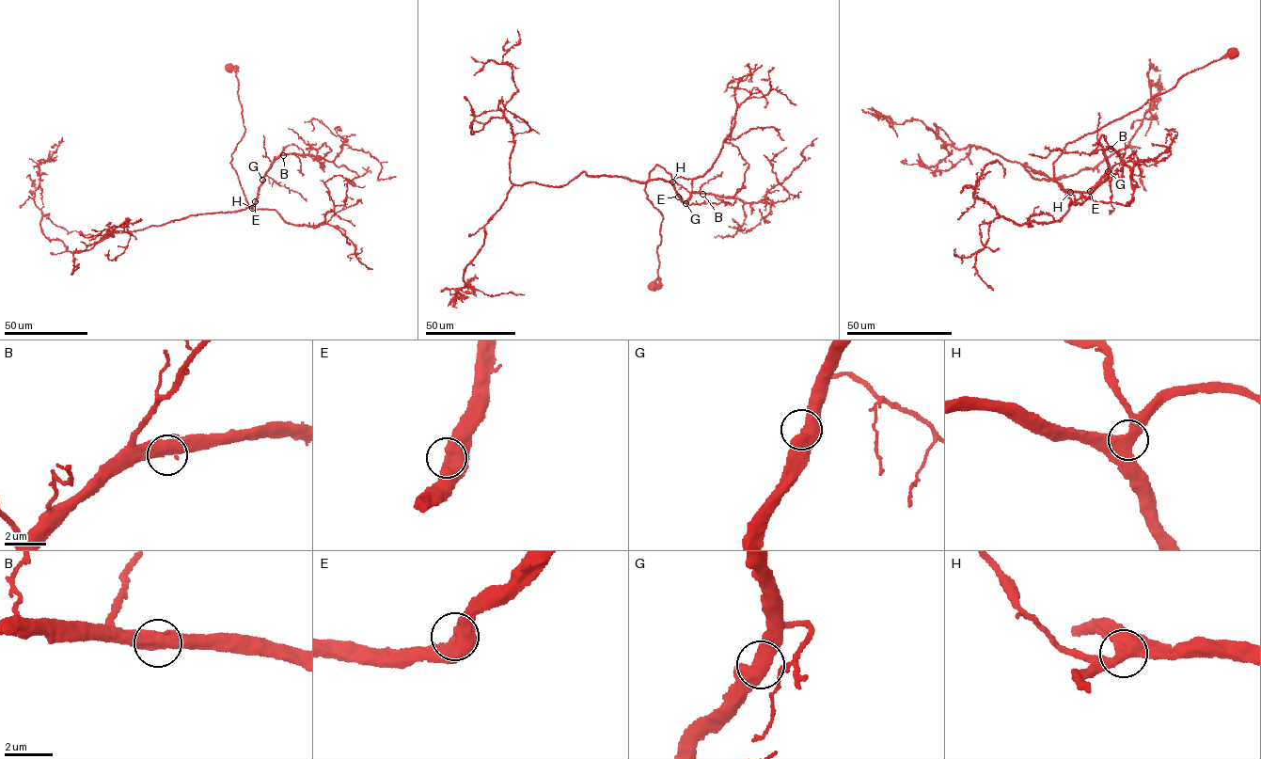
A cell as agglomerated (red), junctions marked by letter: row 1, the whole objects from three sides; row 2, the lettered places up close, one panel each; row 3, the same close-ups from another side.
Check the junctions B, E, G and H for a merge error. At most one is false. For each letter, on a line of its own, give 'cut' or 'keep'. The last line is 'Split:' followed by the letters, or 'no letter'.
B: keep
E: keep
G: keep
H: keep
Split: no letter

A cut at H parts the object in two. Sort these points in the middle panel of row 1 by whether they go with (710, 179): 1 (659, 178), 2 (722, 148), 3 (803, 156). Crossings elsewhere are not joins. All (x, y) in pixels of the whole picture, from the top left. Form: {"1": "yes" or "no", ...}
{"1": "yes", "2": "no", "3": "yes"}

